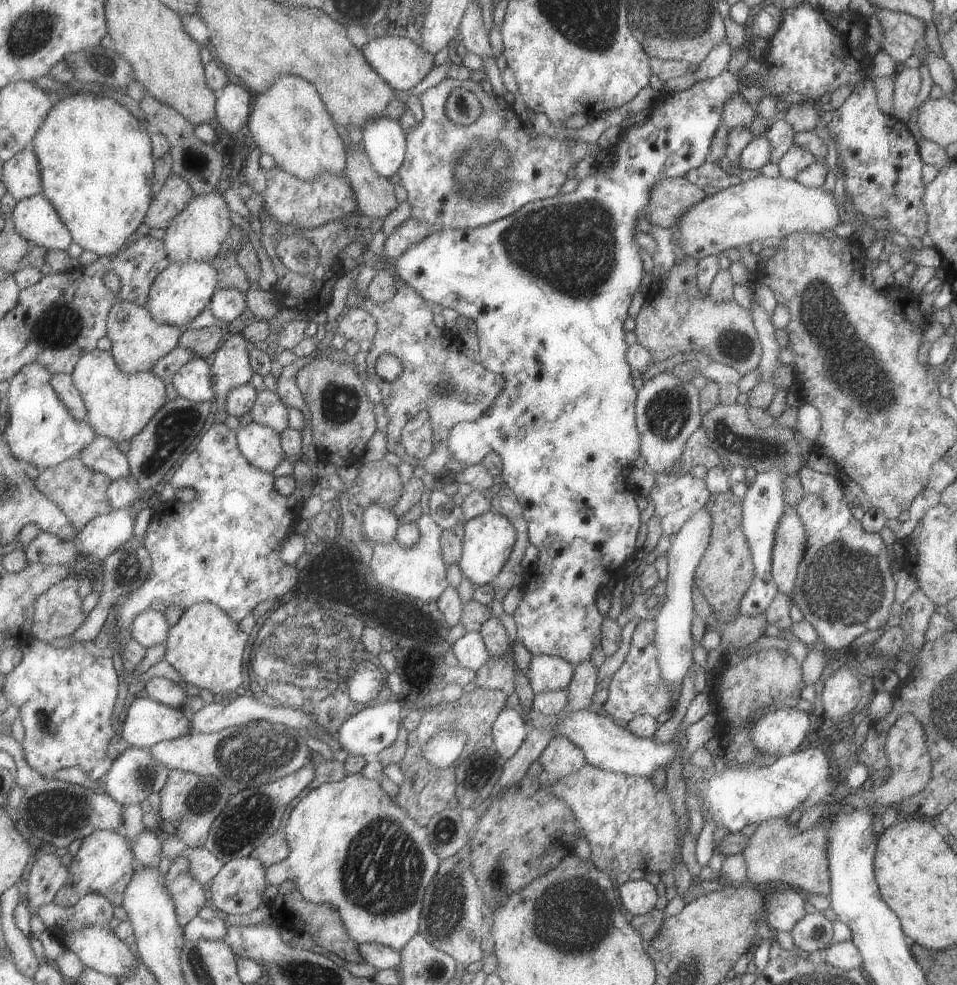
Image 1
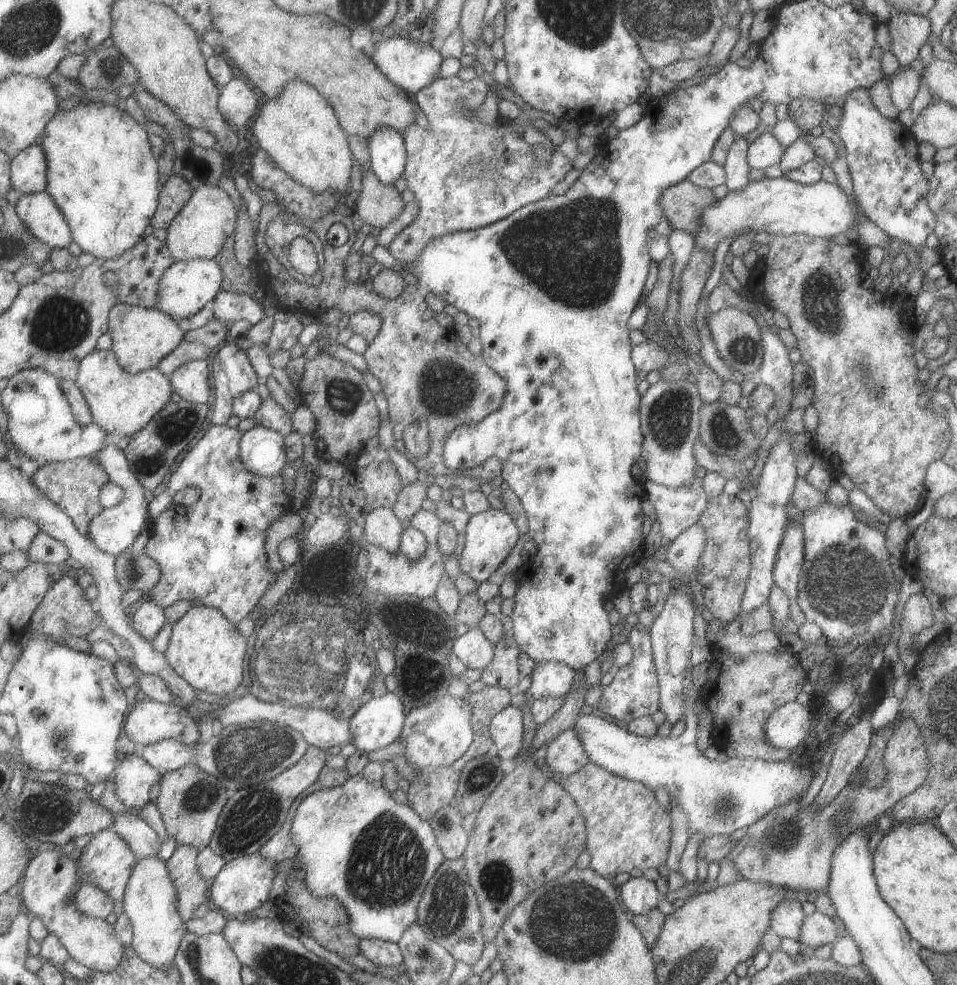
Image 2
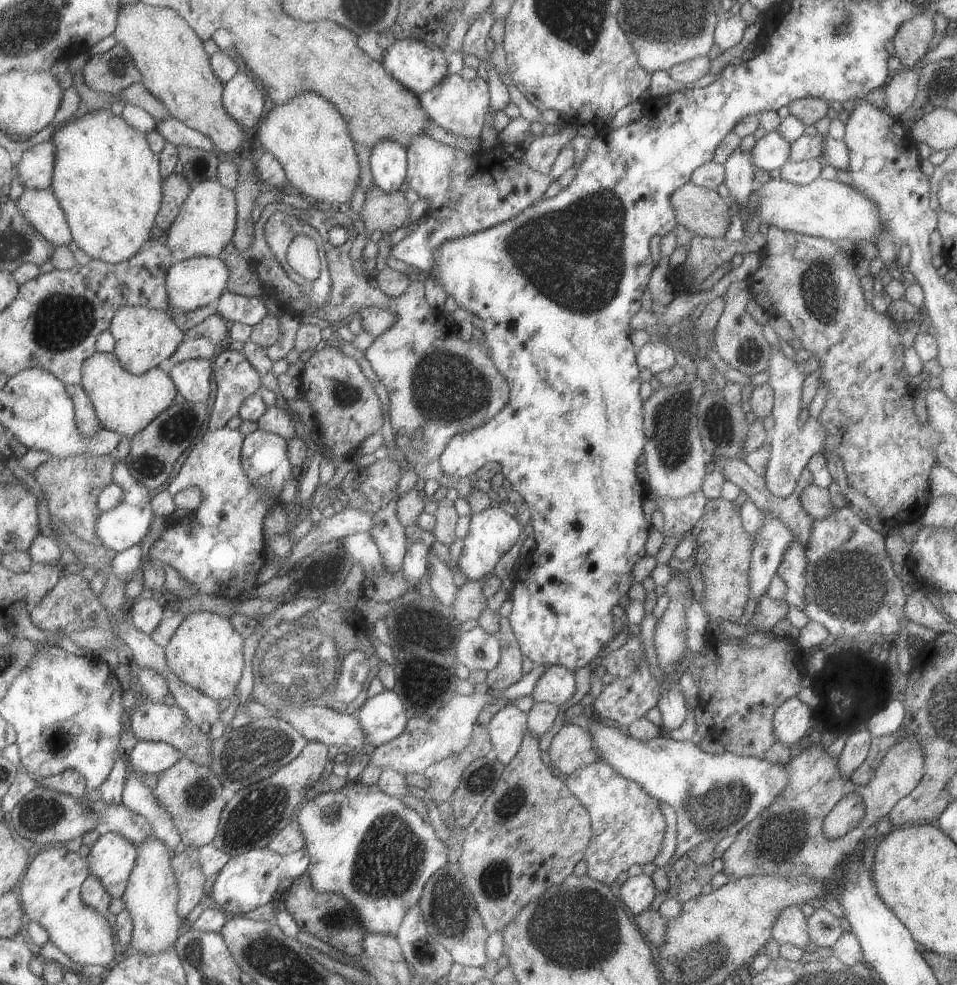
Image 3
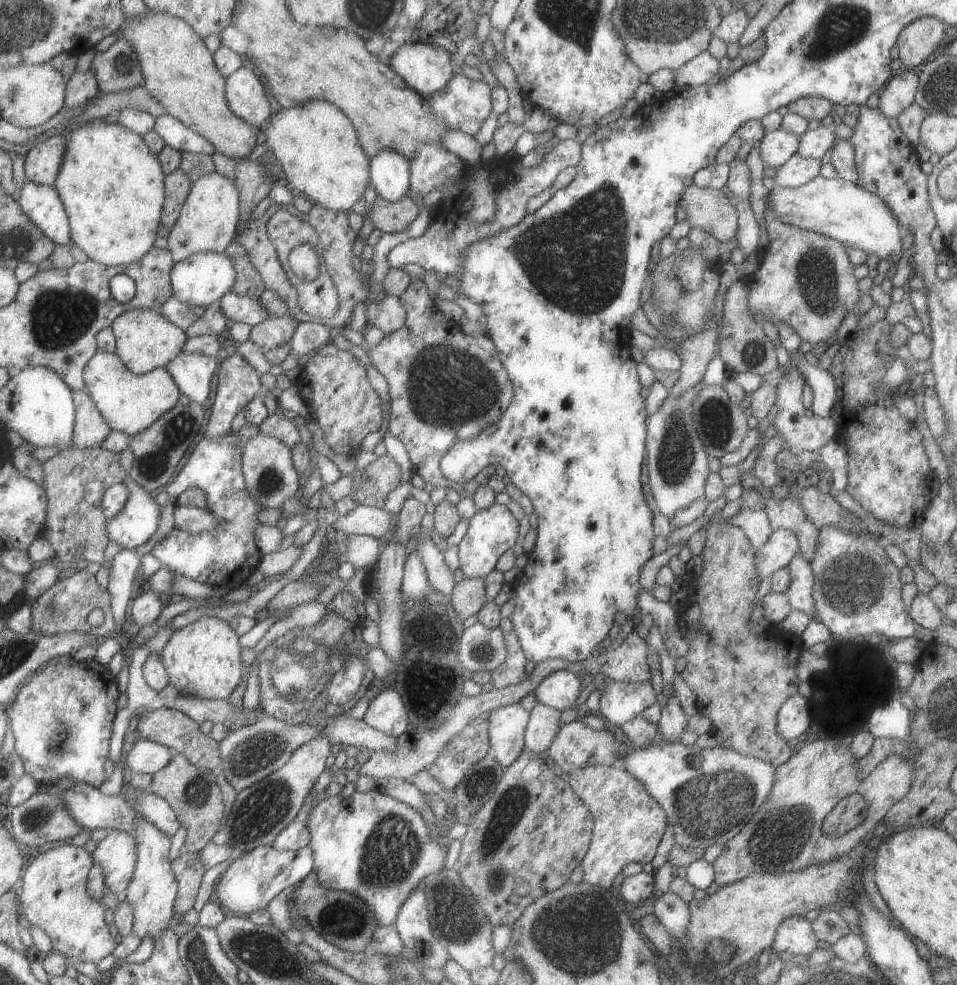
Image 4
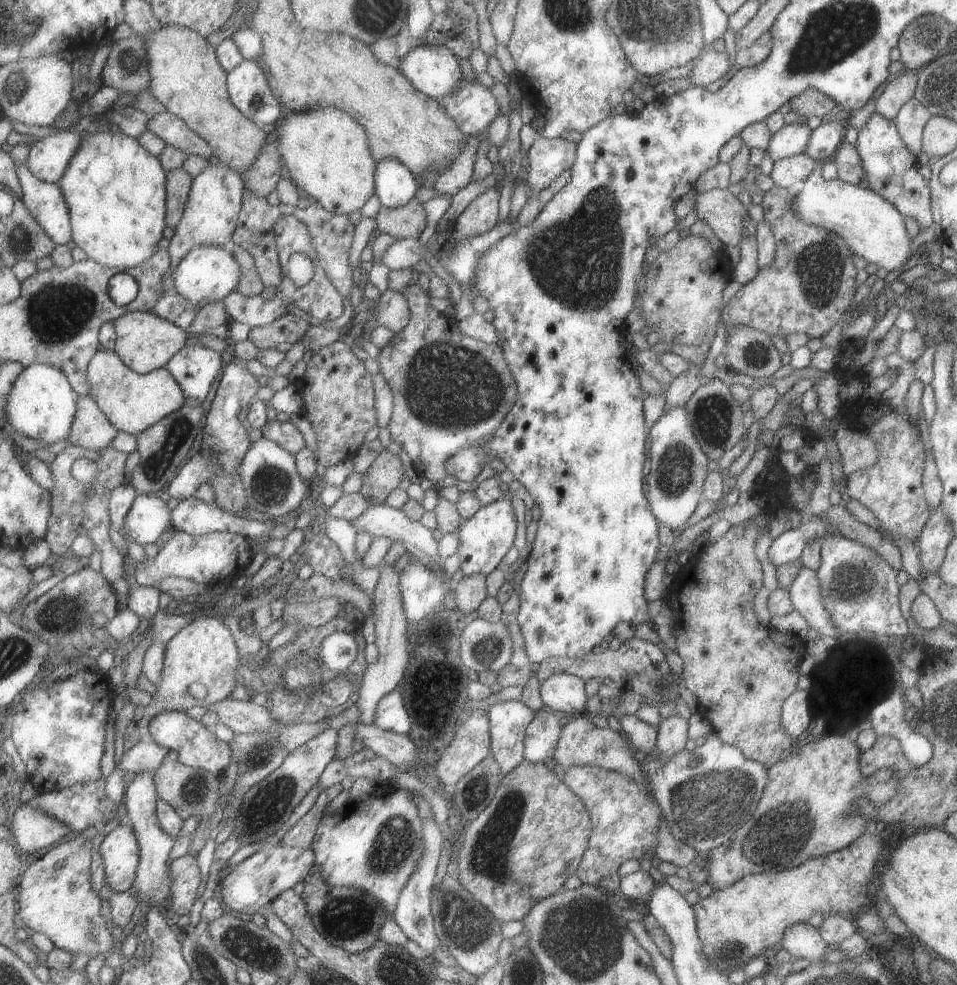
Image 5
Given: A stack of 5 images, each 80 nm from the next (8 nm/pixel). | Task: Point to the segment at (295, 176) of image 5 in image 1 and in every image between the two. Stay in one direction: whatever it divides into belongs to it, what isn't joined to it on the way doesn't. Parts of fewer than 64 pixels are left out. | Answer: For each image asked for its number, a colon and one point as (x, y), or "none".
1: (290, 123)
2: (300, 131)
3: (311, 139)
4: (318, 146)

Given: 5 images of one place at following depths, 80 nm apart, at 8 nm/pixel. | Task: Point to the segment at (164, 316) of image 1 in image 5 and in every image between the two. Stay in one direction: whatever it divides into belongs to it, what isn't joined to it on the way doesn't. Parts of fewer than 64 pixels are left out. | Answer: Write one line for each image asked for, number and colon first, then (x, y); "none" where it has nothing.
2: (187, 287)
3: (194, 283)
4: (202, 280)
5: (210, 273)

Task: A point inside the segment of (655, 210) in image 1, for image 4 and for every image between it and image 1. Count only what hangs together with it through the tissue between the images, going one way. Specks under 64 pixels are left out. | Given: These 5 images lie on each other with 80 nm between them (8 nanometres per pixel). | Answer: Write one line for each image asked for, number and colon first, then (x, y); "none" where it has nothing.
2: (681, 203)
3: (700, 210)
4: (711, 210)

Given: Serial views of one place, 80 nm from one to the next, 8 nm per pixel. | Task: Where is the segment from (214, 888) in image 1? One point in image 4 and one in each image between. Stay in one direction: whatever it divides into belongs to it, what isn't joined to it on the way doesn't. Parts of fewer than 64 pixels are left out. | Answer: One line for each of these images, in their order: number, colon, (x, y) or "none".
2: (244, 884)
3: (248, 881)
4: (255, 878)

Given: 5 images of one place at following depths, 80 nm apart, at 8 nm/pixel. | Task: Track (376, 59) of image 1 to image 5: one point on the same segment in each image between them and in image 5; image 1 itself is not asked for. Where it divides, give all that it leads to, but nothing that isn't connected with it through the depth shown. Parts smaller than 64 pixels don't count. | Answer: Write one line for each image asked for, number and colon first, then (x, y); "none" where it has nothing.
2: (412, 65)
3: (420, 66)
4: (427, 67)
5: (435, 70)

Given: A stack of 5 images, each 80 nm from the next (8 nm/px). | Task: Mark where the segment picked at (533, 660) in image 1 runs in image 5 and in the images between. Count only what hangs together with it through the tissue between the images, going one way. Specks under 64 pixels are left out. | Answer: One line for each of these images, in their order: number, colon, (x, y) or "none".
2: (548, 678)
3: (556, 684)
4: (559, 690)
5: (561, 693)

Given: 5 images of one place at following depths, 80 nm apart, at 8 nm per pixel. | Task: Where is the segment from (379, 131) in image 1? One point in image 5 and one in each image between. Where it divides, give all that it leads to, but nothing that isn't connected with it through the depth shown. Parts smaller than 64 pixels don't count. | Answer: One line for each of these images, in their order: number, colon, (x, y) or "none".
2: (388, 151)
3: (389, 160)
4: (391, 171)
5: (396, 185)

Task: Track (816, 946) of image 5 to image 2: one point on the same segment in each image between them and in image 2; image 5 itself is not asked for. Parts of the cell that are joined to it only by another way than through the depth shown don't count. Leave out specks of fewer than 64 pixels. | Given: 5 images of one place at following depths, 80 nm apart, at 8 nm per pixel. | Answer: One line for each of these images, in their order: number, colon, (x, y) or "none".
2: (786, 917)
3: (789, 926)
4: (794, 934)

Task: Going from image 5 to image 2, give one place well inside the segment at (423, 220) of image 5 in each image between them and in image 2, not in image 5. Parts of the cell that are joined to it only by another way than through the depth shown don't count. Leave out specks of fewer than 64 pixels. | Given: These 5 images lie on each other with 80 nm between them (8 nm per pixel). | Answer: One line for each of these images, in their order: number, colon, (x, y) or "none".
2: (378, 203)
3: (386, 211)
4: (389, 217)

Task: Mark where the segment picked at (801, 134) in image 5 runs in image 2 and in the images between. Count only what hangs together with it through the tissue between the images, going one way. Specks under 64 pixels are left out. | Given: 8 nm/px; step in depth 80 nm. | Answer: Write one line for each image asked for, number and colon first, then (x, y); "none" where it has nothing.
2: (763, 151)
3: (770, 151)
4: (775, 147)

